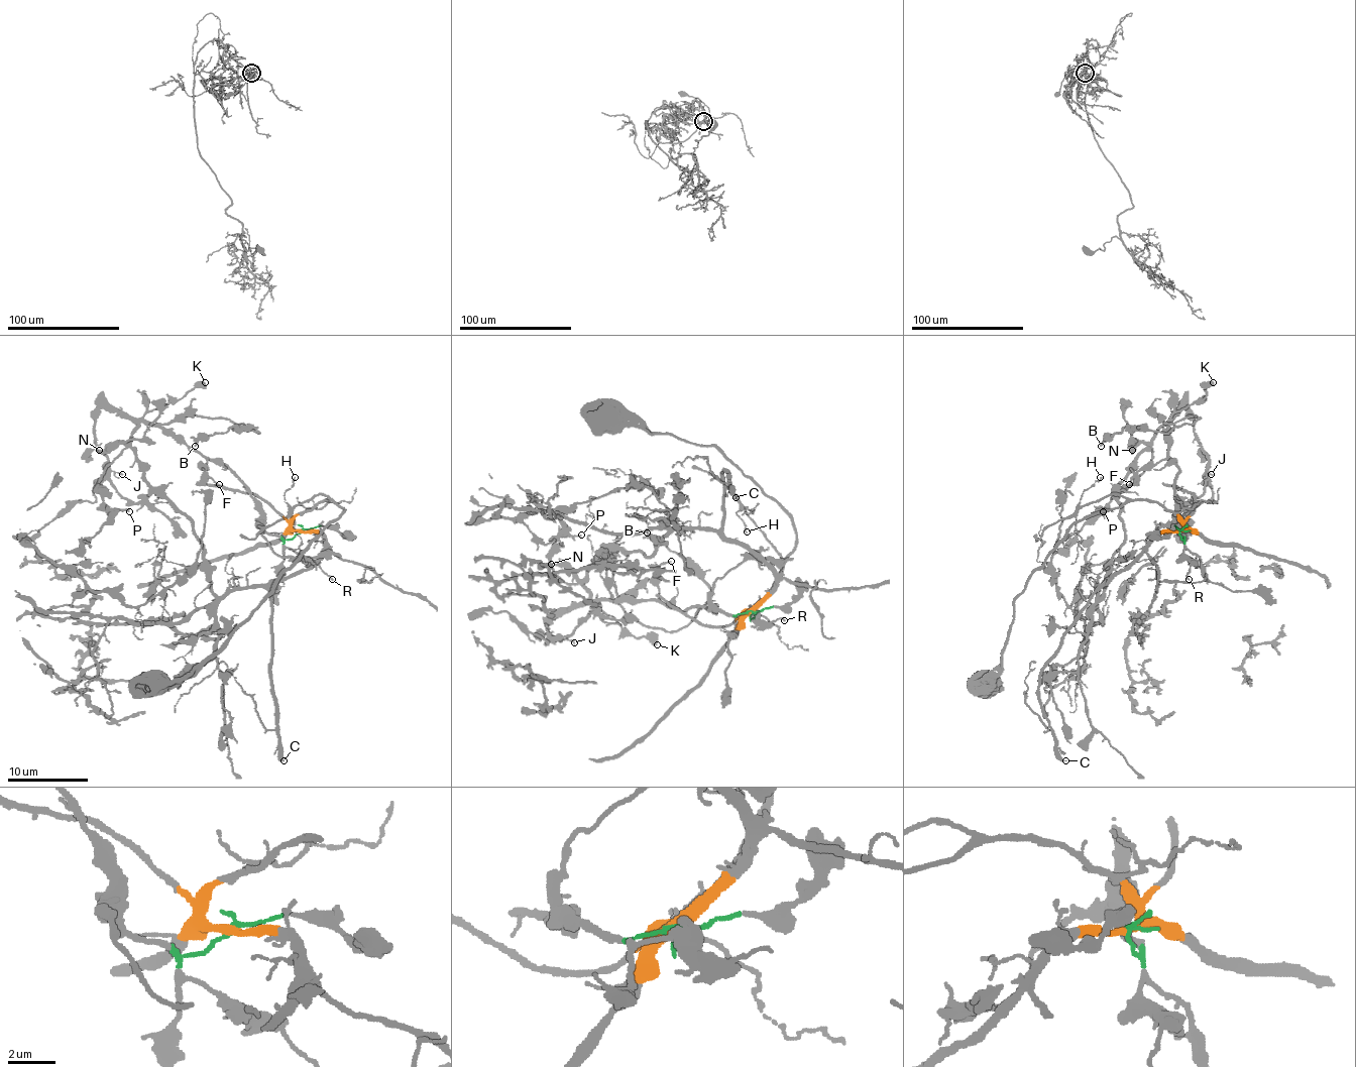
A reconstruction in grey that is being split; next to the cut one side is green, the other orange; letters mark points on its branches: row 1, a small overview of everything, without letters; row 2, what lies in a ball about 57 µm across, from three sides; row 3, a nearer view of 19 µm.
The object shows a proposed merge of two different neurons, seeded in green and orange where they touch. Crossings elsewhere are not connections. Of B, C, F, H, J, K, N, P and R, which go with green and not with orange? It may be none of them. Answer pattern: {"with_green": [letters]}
{"with_green": ["B", "F", "J", "K", "N", "P", "R"]}

